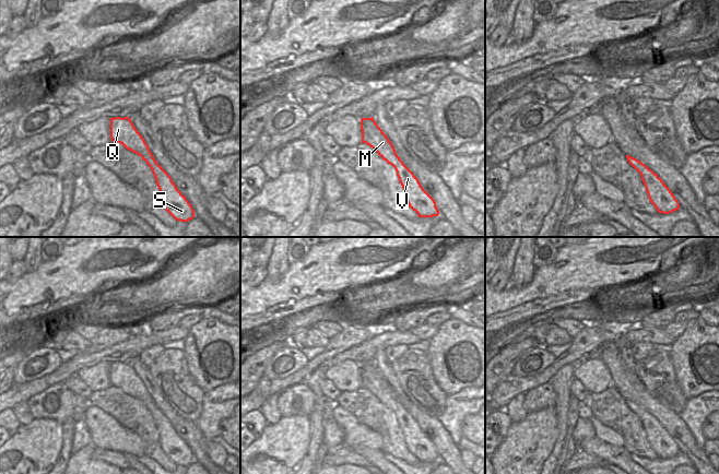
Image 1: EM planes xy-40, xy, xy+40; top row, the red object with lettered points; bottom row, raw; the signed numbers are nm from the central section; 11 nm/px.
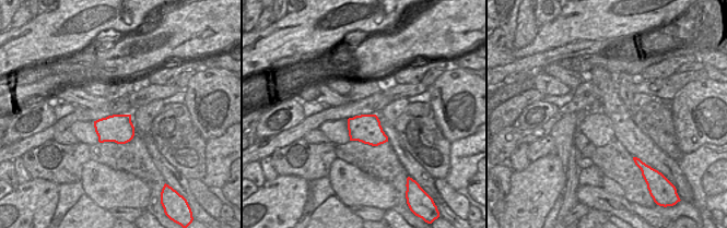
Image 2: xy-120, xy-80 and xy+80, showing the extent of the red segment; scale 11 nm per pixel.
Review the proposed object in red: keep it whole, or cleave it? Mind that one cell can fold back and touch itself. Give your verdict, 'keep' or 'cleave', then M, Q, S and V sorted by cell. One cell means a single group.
keep; groups M Q S V

